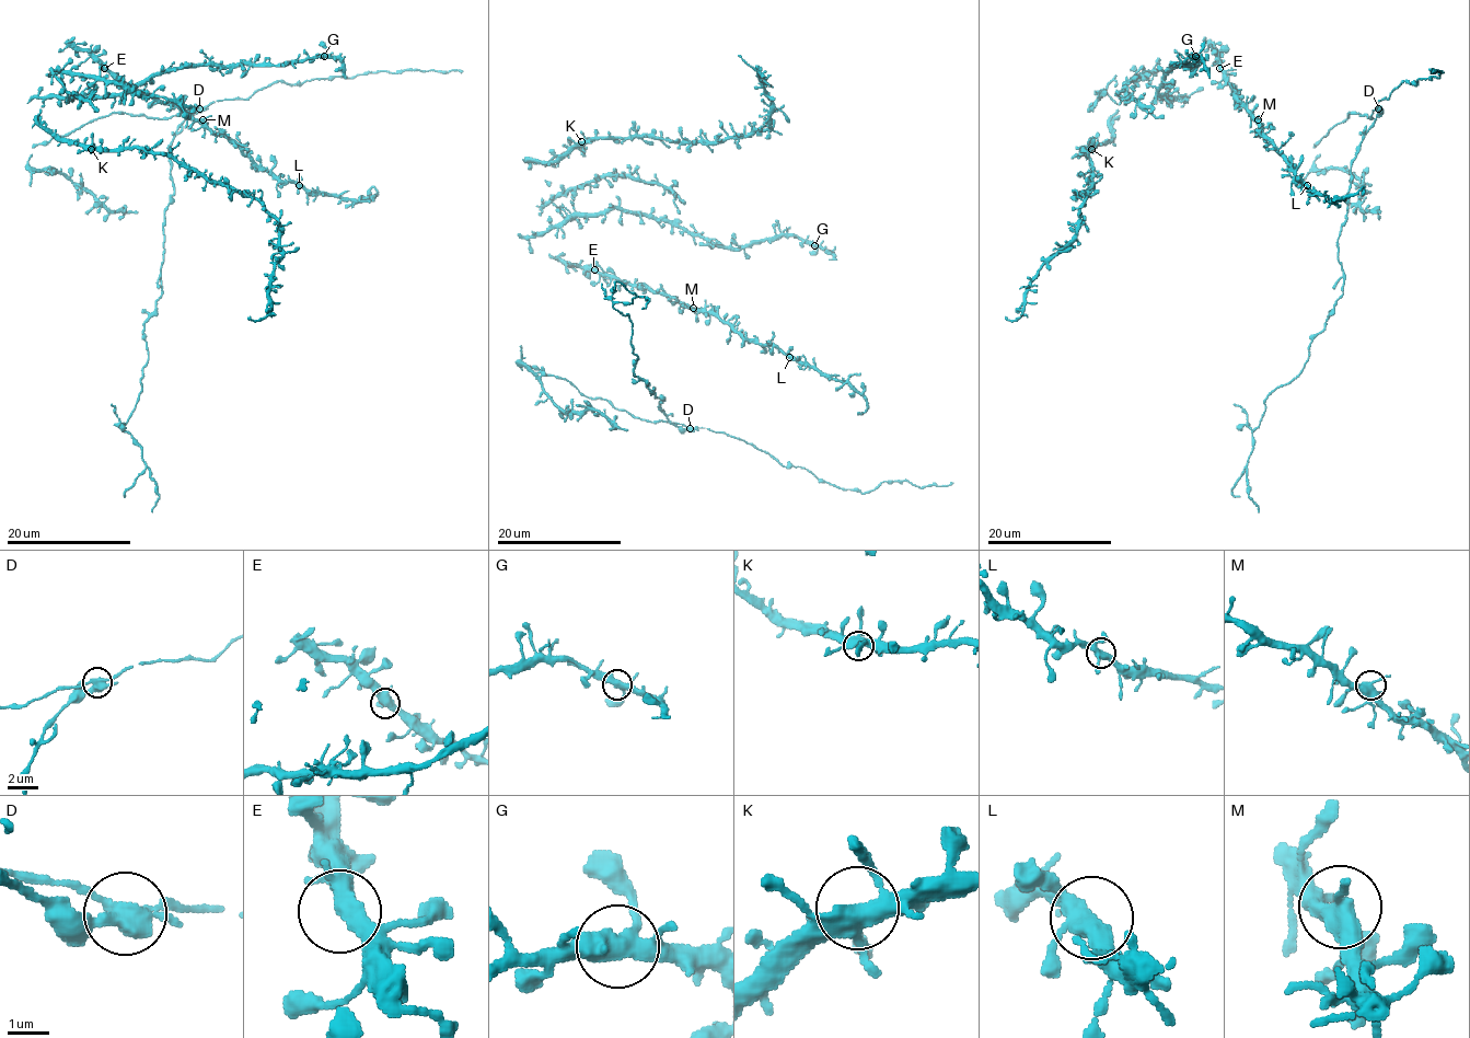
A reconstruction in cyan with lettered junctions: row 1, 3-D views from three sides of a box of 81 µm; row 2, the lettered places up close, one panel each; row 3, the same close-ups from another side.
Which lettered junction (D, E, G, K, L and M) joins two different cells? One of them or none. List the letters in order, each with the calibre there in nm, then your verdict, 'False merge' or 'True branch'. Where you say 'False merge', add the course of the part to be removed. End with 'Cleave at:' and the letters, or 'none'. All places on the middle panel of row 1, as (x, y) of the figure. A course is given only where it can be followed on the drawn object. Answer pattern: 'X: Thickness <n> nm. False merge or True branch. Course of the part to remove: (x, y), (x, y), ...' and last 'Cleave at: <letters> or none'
D: Thickness 400 nm. False merge. Course of the part to remove: (690, 429), (674, 426), (661, 411), (663, 398), (634, 375), (629, 316), (613, 307), (647, 297), (643, 309)
E: Thickness 400 nm. True branch
G: Thickness 400 nm. True branch
K: Thickness 420 nm. True branch
L: Thickness 380 nm. True branch
M: Thickness 400 nm. True branch
Cleave at: D

